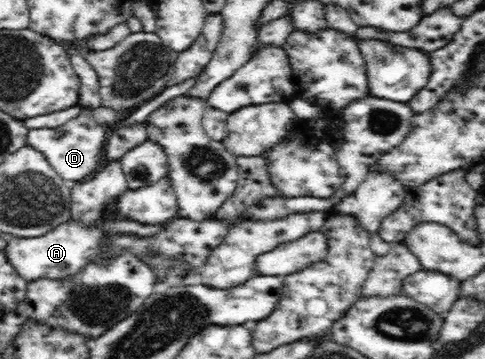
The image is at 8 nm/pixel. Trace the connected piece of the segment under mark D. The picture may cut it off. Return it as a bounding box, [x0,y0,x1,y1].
[27,109,106,184]

